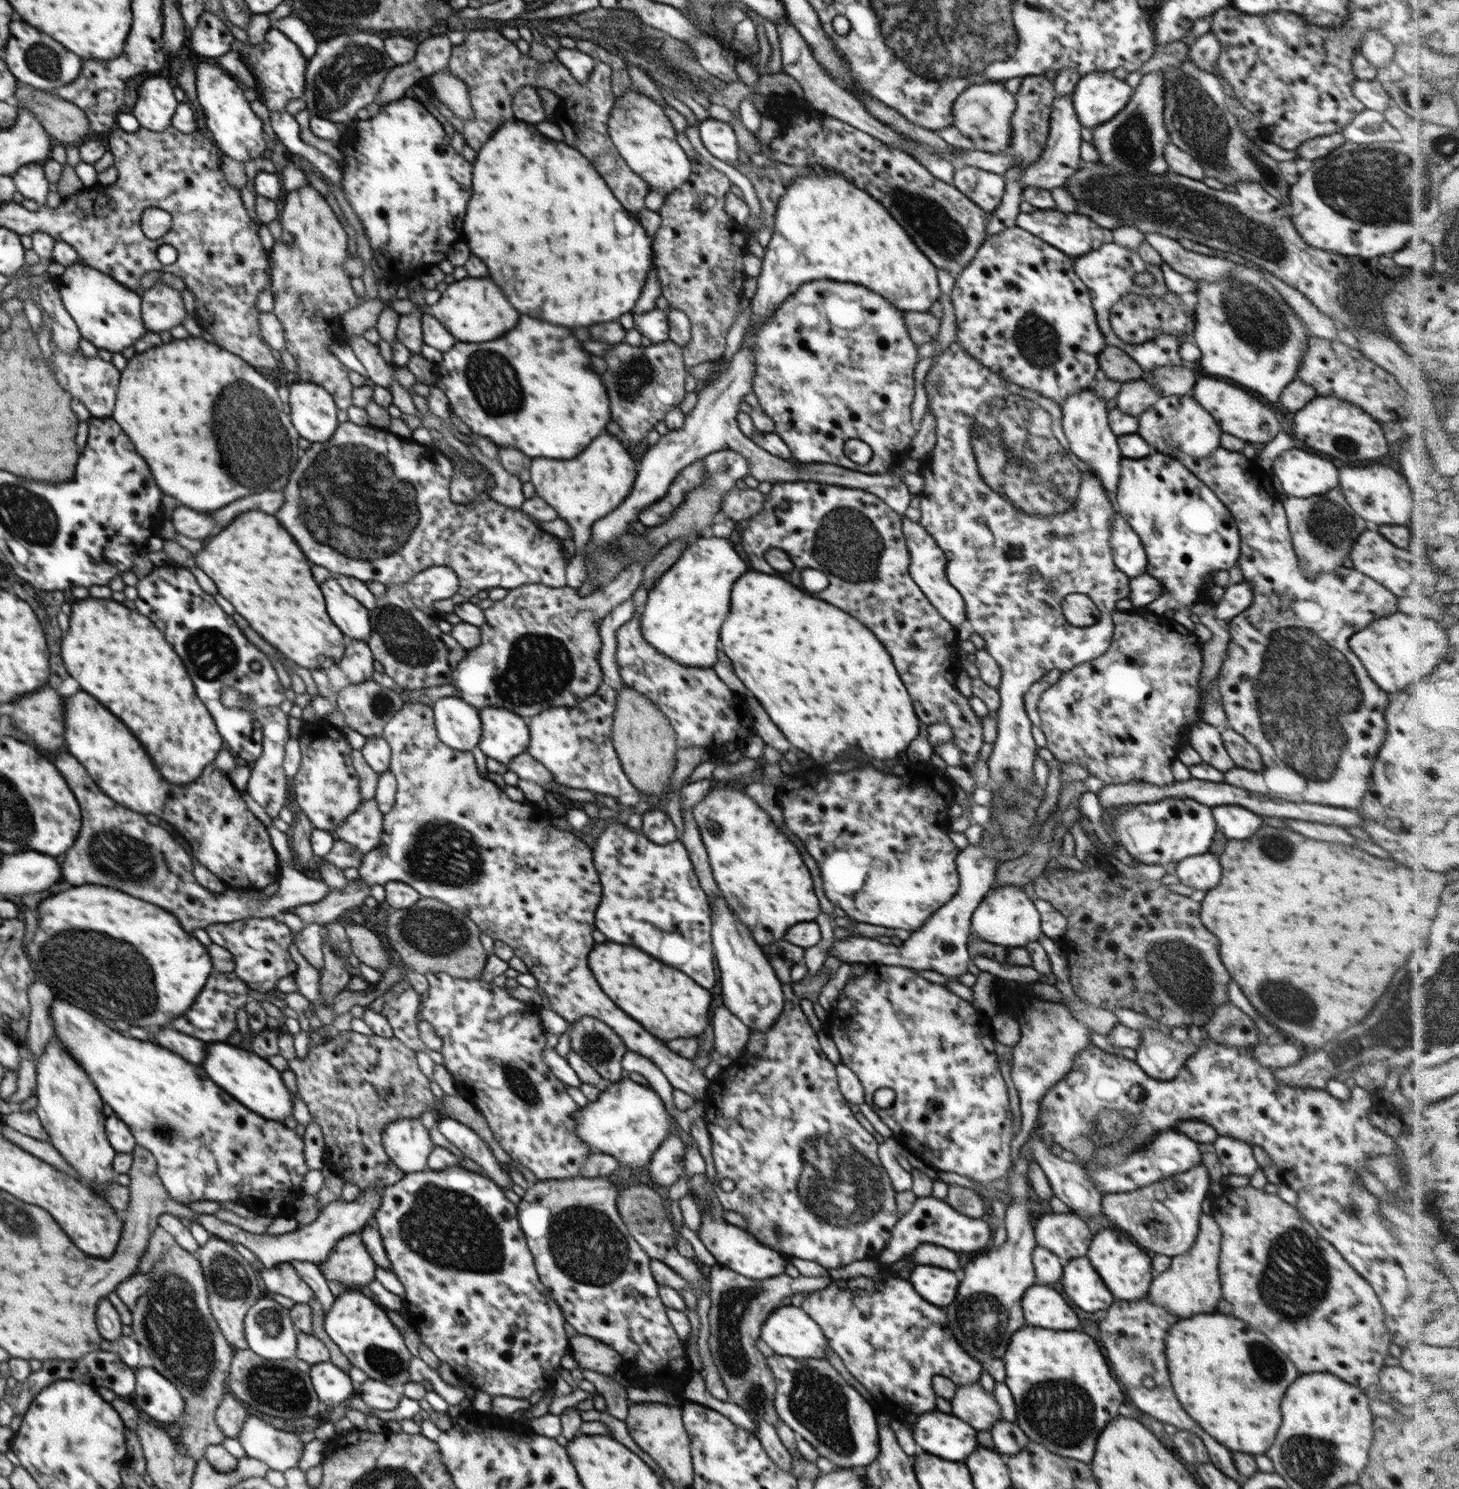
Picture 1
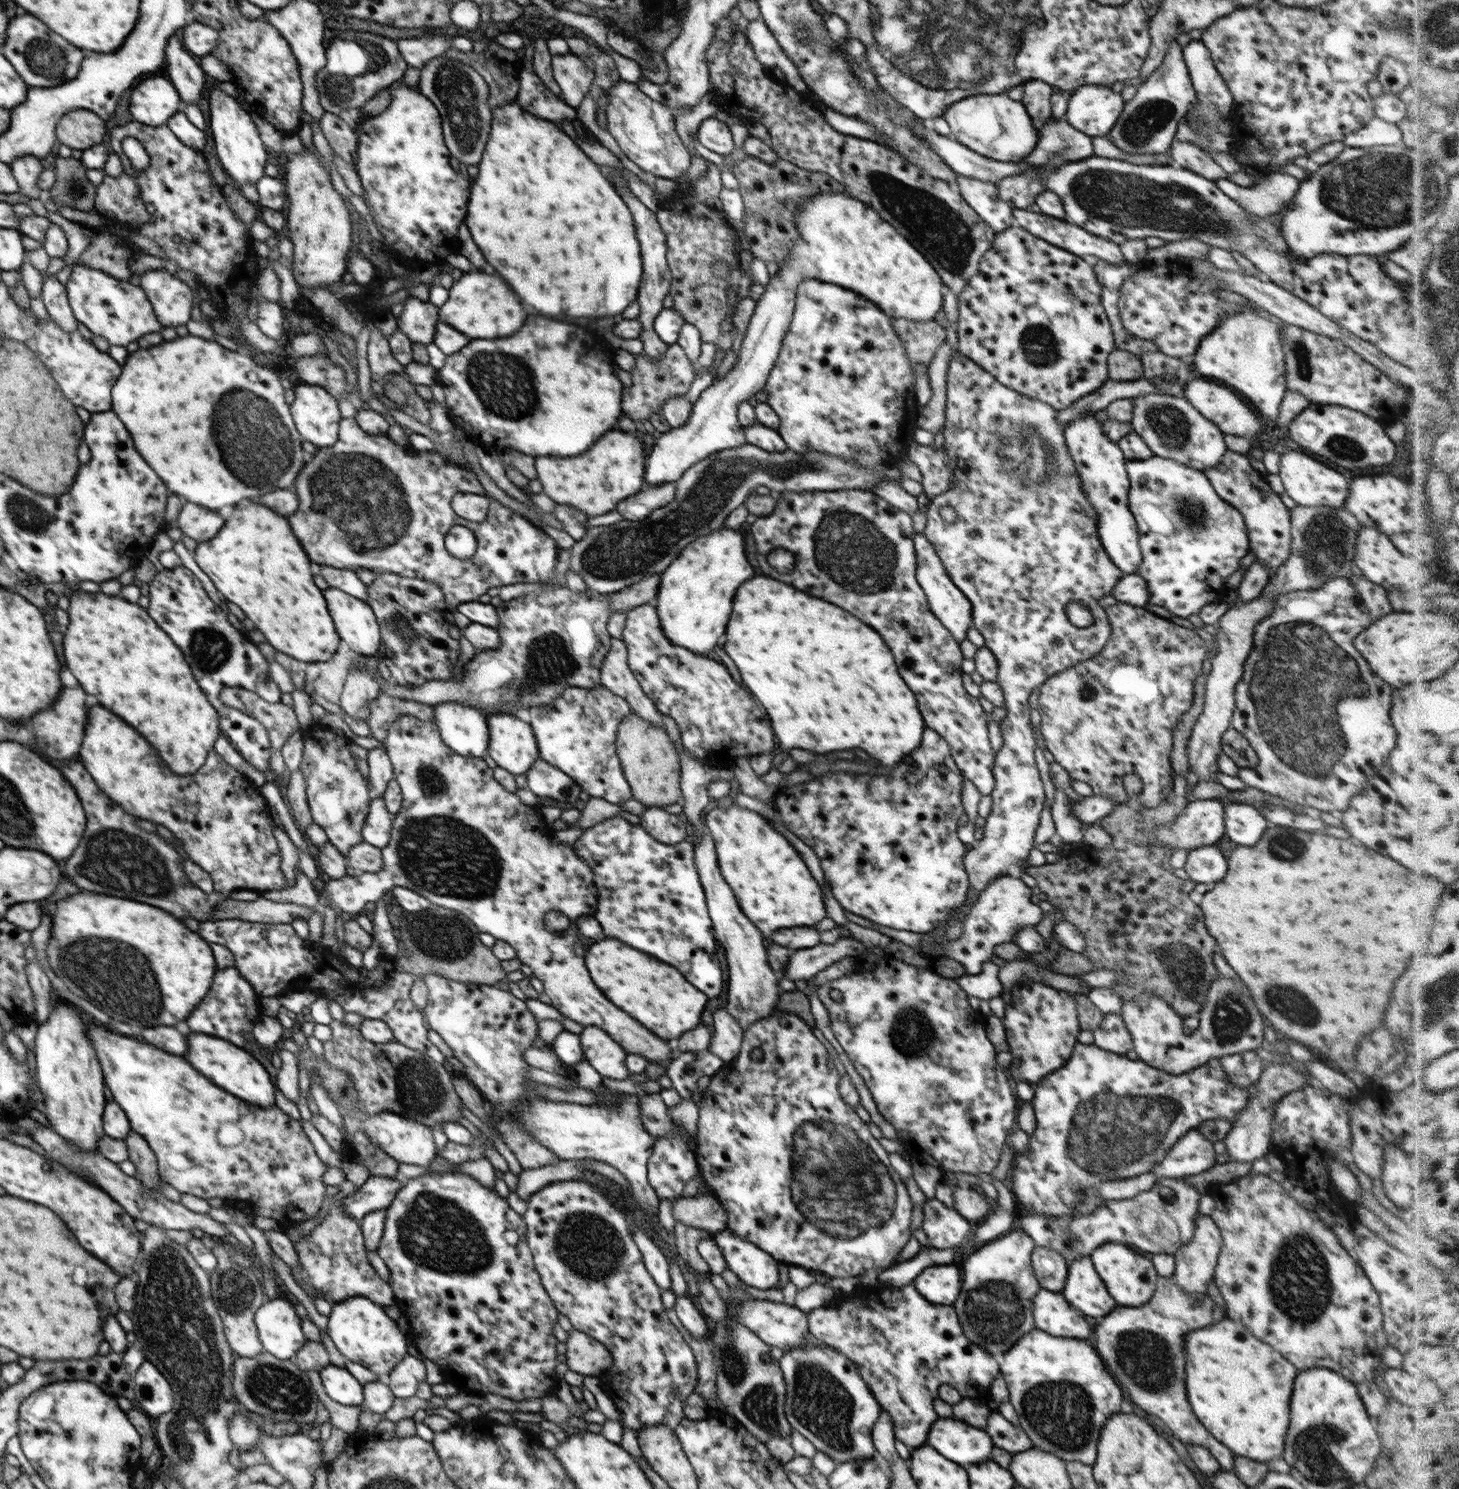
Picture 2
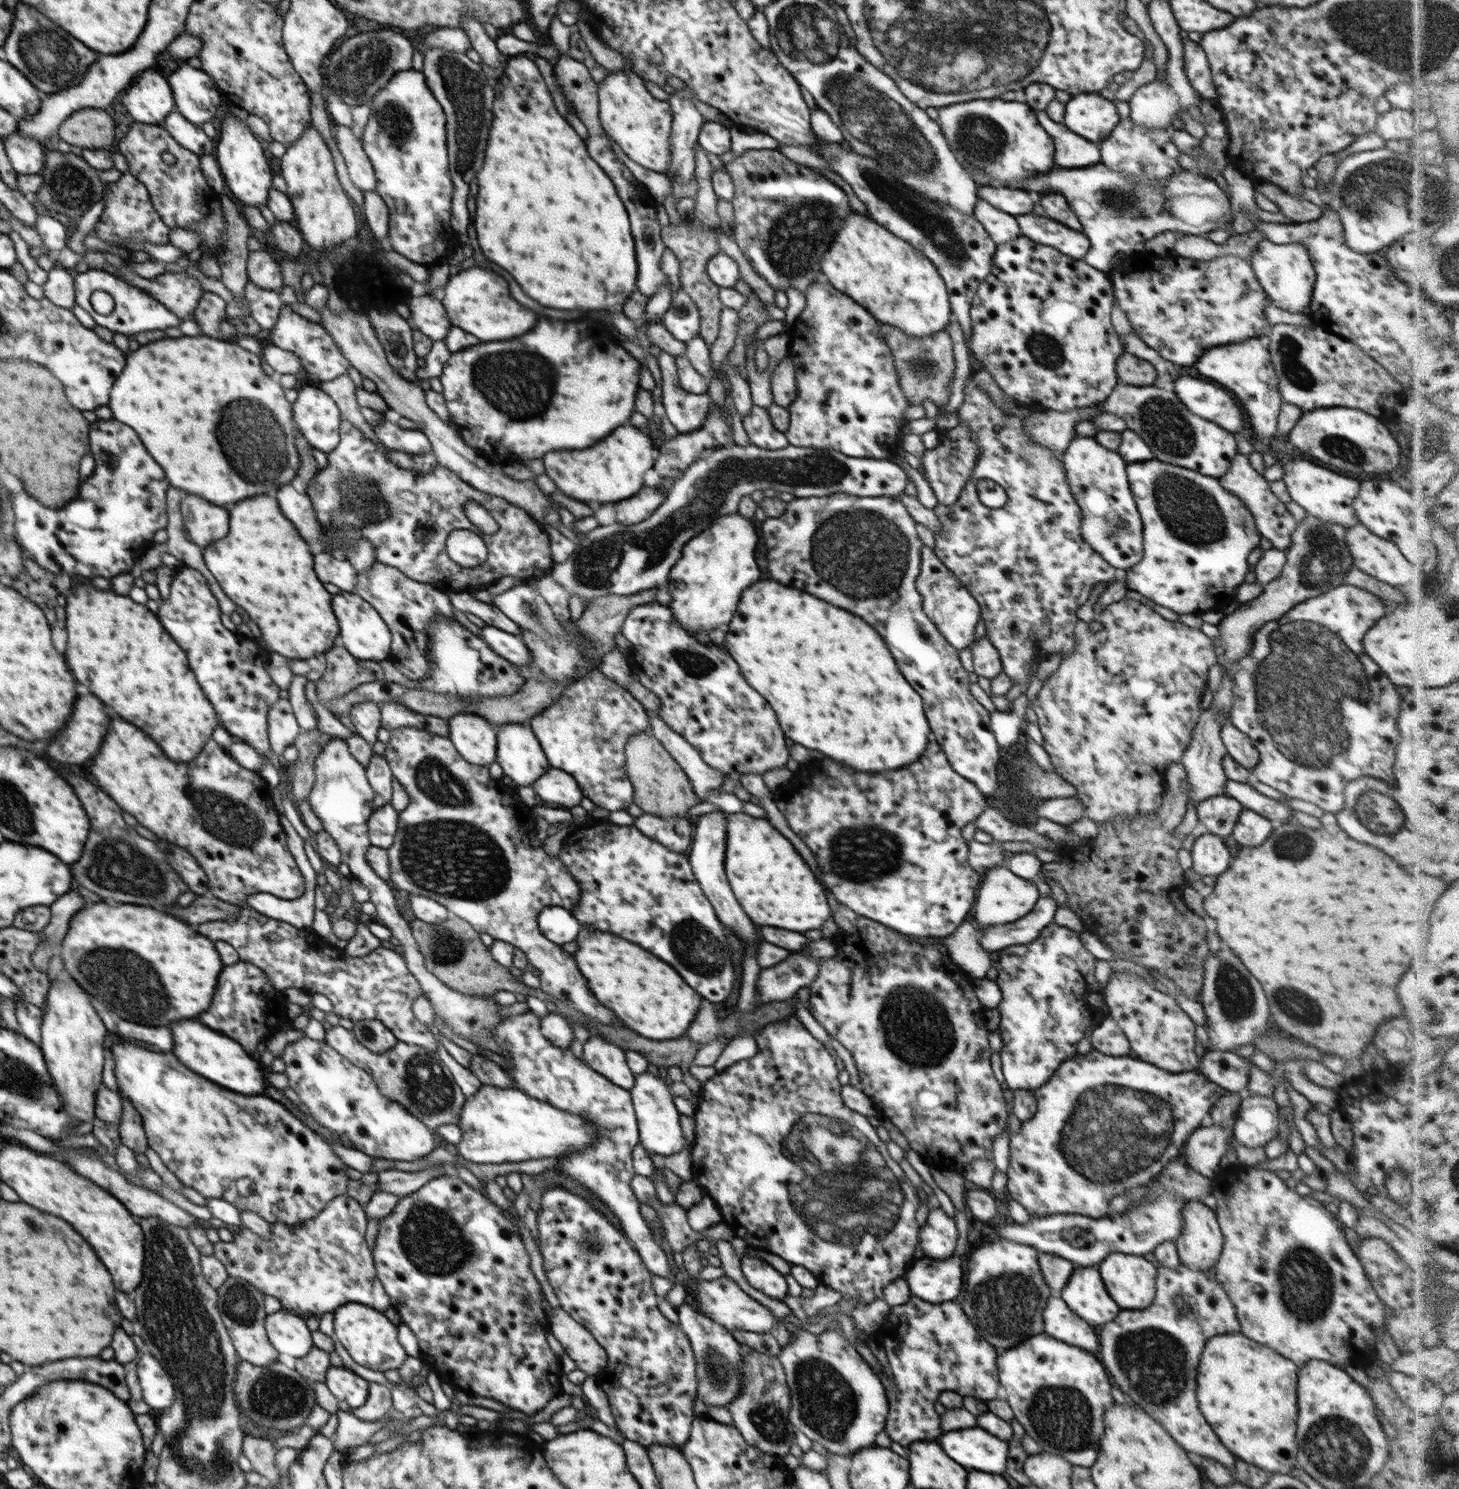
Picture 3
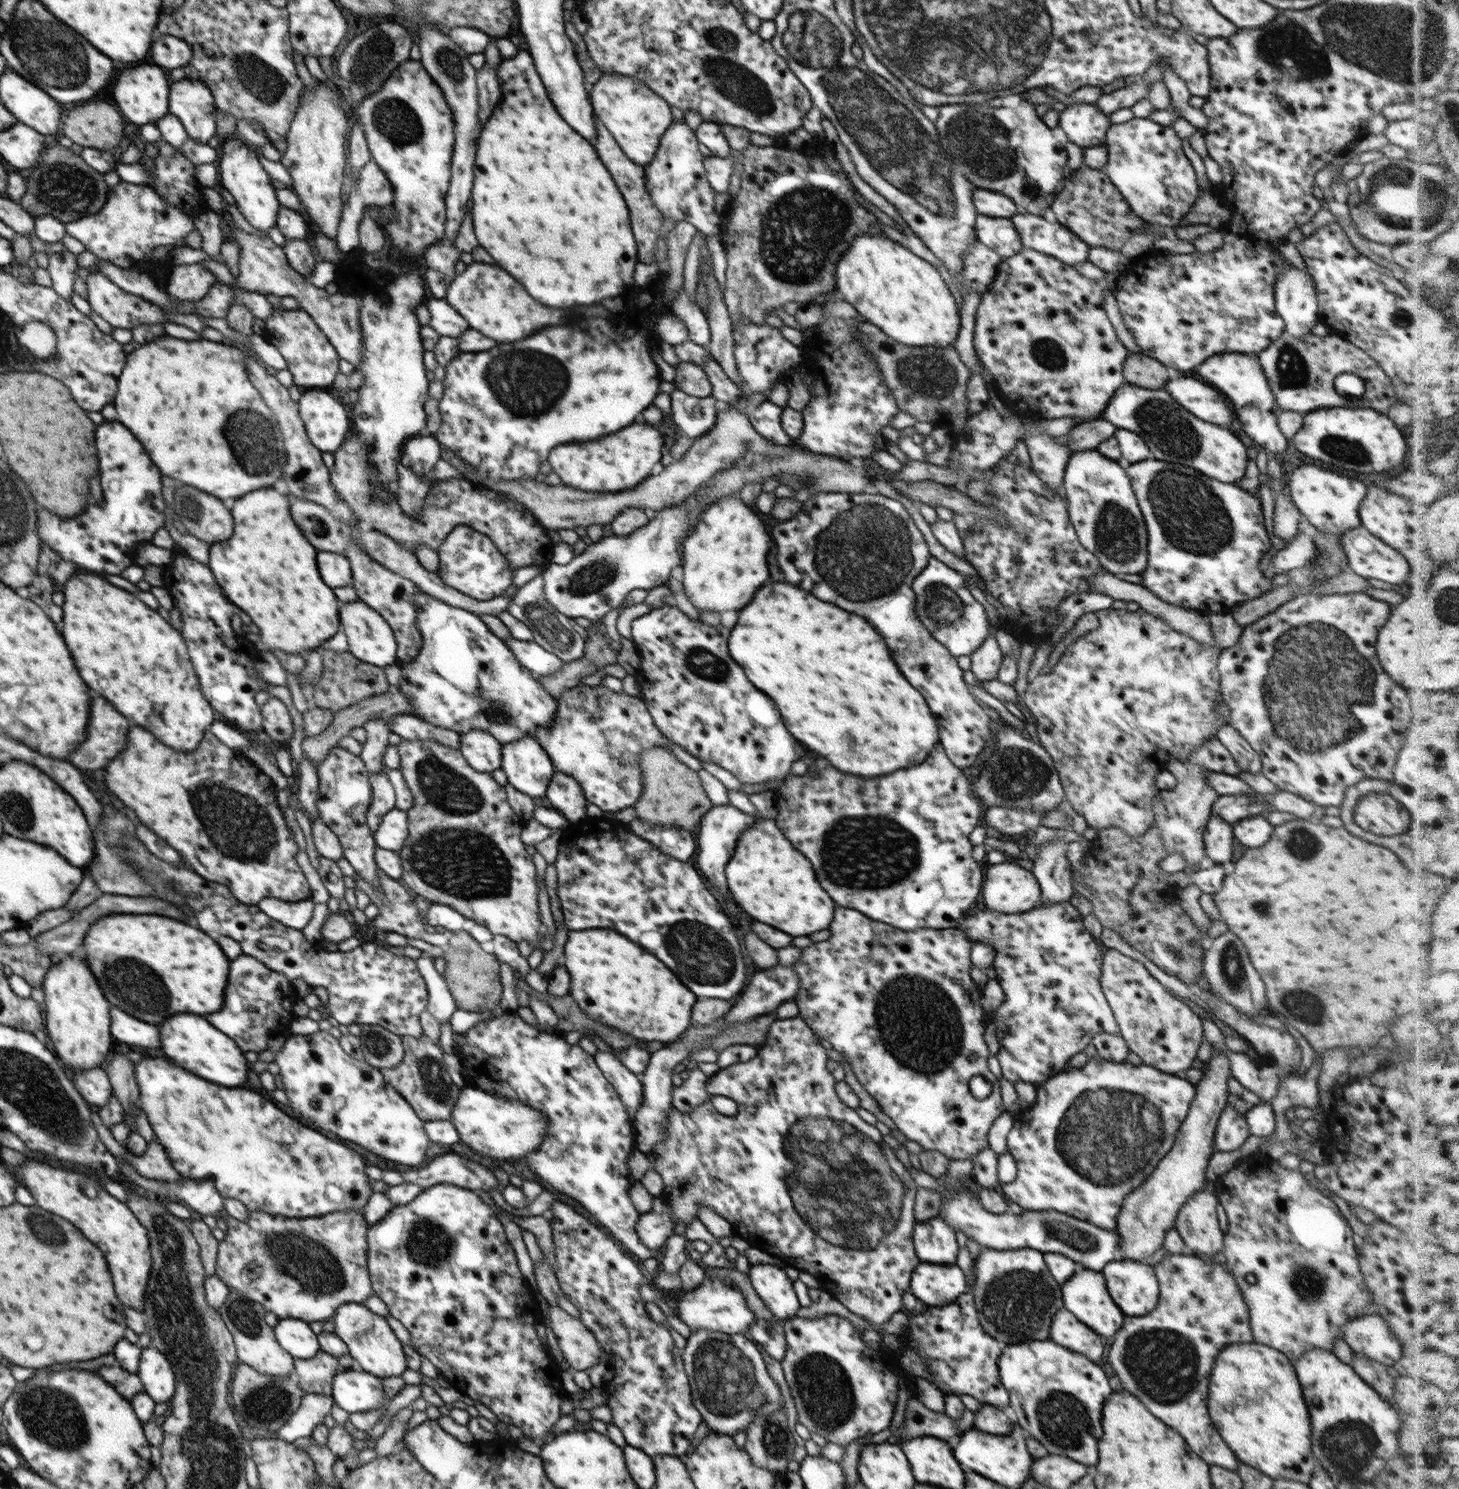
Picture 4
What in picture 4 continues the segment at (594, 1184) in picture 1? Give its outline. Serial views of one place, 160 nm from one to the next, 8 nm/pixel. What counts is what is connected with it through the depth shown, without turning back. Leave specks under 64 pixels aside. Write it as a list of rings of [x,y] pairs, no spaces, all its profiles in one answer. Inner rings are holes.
[[[557,1199],[552,1203],[550,1212],[550,1227],[558,1262],[555,1275],[560,1290],[580,1310],[580,1320],[593,1332],[615,1371],[615,1378],[604,1386],[608,1395],[606,1404],[613,1416],[612,1423],[622,1431],[628,1445],[643,1450],[648,1456],[684,1456],[700,1425],[701,1414],[693,1405],[691,1386],[680,1349],[674,1345],[668,1329],[650,1318],[646,1302],[640,1296],[641,1286],[648,1283],[646,1275],[632,1257],[612,1241],[611,1233],[591,1224],[584,1216],[577,1214],[572,1206]]]

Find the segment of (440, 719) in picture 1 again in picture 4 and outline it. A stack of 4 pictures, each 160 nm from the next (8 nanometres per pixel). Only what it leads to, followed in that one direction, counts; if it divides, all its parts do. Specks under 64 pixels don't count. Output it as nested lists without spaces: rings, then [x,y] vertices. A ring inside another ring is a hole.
[[[472,730],[460,735],[459,750],[478,772],[491,773],[501,768],[503,746],[486,731]]]

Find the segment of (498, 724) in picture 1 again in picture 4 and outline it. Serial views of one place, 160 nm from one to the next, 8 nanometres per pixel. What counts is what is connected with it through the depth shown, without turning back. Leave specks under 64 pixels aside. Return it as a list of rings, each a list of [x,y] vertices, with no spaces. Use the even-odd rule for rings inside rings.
[[[529,735],[508,743],[503,746],[502,754],[501,769],[516,790],[528,794],[532,799],[546,796],[556,770],[536,738]]]

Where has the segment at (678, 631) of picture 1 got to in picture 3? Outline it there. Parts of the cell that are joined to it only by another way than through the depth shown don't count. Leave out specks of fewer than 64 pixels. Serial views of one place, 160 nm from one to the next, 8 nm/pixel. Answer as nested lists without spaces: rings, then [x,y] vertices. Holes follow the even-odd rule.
[[[739,512],[718,518],[708,530],[691,538],[681,550],[680,560],[672,567],[666,589],[672,596],[668,607],[684,630],[698,632],[724,626],[732,620],[742,592],[760,580],[754,550],[758,544],[756,528]]]

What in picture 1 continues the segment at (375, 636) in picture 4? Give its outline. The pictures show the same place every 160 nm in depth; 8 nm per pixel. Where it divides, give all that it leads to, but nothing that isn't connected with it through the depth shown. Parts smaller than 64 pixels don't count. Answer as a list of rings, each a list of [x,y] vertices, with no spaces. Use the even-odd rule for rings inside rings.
[[[328,578],[322,586],[326,598],[326,610],[332,622],[345,634],[348,640],[364,640],[371,637],[370,610],[336,584],[334,578]]]

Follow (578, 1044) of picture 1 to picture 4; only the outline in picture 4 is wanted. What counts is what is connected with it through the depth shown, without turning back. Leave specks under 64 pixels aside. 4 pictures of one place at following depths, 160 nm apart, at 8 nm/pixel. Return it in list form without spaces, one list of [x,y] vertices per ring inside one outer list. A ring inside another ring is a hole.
[[[598,1051],[594,1054],[594,1058],[602,1074],[616,1089],[627,1114],[633,1120],[644,1100],[640,1075],[630,1072],[615,1055],[615,1052],[604,1053]]]

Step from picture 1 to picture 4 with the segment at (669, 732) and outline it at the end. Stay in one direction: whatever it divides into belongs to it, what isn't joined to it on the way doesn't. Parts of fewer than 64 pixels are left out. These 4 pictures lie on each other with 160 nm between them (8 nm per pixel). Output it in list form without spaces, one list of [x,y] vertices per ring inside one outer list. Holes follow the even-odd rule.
[[[654,747],[640,754],[643,793],[634,805],[637,818],[652,826],[680,826],[694,832],[701,818],[713,808],[698,773],[680,762],[669,749]]]

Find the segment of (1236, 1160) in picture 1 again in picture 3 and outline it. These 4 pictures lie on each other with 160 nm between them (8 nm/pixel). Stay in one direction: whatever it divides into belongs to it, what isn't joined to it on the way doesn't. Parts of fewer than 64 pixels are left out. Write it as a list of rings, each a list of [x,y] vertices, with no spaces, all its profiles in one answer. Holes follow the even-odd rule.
[[[1248,1096],[1239,1108],[1233,1130],[1233,1138],[1240,1145],[1249,1148],[1265,1147],[1269,1140],[1278,1136],[1282,1123],[1279,1119],[1279,1106],[1272,1098],[1261,1096]]]

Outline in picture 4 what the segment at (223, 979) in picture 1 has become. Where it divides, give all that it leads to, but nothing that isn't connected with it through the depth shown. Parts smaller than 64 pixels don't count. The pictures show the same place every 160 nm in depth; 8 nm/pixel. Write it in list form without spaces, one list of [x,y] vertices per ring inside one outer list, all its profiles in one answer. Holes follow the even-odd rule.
[[[238,956],[230,962],[228,990],[224,996],[224,1008],[216,1014],[208,1014],[208,1022],[220,1032],[228,1034],[244,1052],[262,1052],[266,1050],[269,1037],[277,1034],[280,1026],[290,1026],[294,1018],[292,1008],[300,999],[291,980],[275,970],[269,969],[263,962],[252,956]]]

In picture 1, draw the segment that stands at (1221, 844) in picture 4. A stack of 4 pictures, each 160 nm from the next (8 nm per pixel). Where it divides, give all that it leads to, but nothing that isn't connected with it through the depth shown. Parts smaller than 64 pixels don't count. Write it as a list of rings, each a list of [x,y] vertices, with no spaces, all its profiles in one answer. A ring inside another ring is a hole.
[[[1208,852],[1181,860],[1175,872],[1184,886],[1207,892],[1220,884],[1222,865],[1217,856]]]

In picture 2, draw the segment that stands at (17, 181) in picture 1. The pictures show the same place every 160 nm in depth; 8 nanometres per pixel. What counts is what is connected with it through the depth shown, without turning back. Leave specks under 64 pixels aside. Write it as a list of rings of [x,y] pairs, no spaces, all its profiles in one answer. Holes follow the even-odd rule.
[[[27,154],[15,158],[10,165],[13,175],[17,178],[20,194],[32,200],[38,198],[40,187],[37,182],[42,176],[43,170],[36,155]],[[48,212],[47,219],[51,224],[60,226],[68,240],[68,252],[62,258],[65,265],[76,264],[76,258],[88,248],[91,240],[95,237],[95,232],[88,228],[82,228],[77,223],[67,220],[60,213]]]

